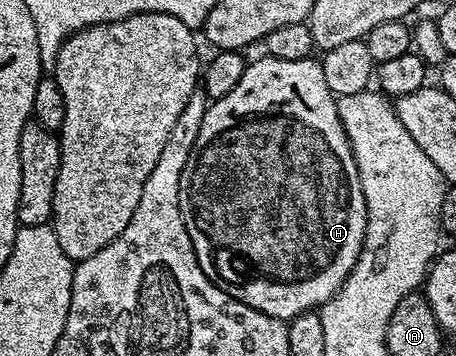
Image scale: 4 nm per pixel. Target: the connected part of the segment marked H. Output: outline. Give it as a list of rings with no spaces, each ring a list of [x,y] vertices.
[[[267,54],[261,57],[261,60],[256,60],[253,64],[251,61],[245,67],[238,86],[234,86],[234,90],[230,90],[226,98],[218,98],[209,103],[202,118],[202,126],[198,130],[198,139],[194,141],[194,150],[190,150],[186,170],[182,170],[180,217],[186,222],[186,230],[190,234],[198,266],[202,266],[206,278],[210,278],[214,286],[230,294],[230,298],[270,318],[287,322],[298,314],[319,309],[327,304],[328,299],[340,289],[342,282],[346,282],[350,270],[354,270],[366,234],[366,198],[362,194],[362,182],[358,178],[358,166],[354,162],[348,135],[336,109],[337,97],[333,96],[330,86],[326,86],[320,60],[309,58],[286,62],[282,58]]]

